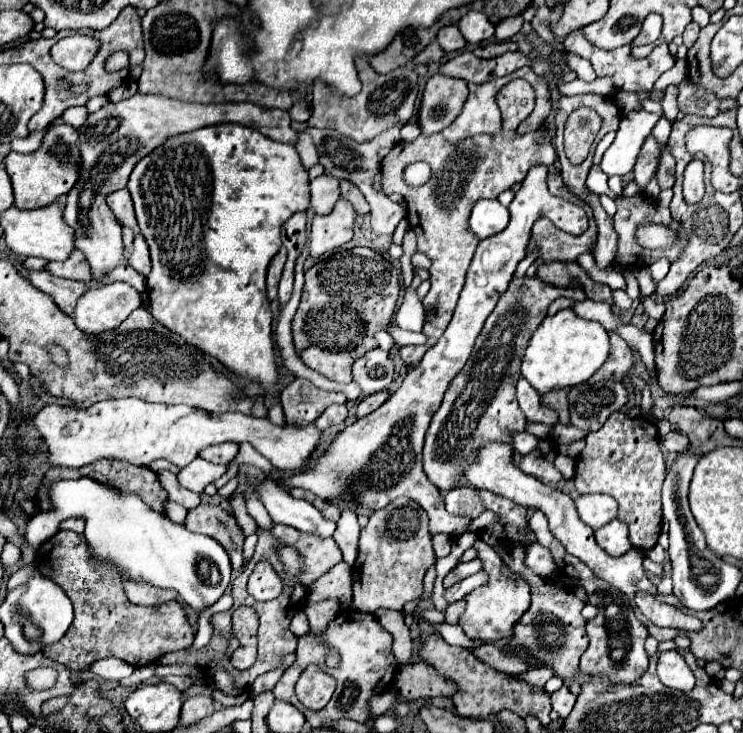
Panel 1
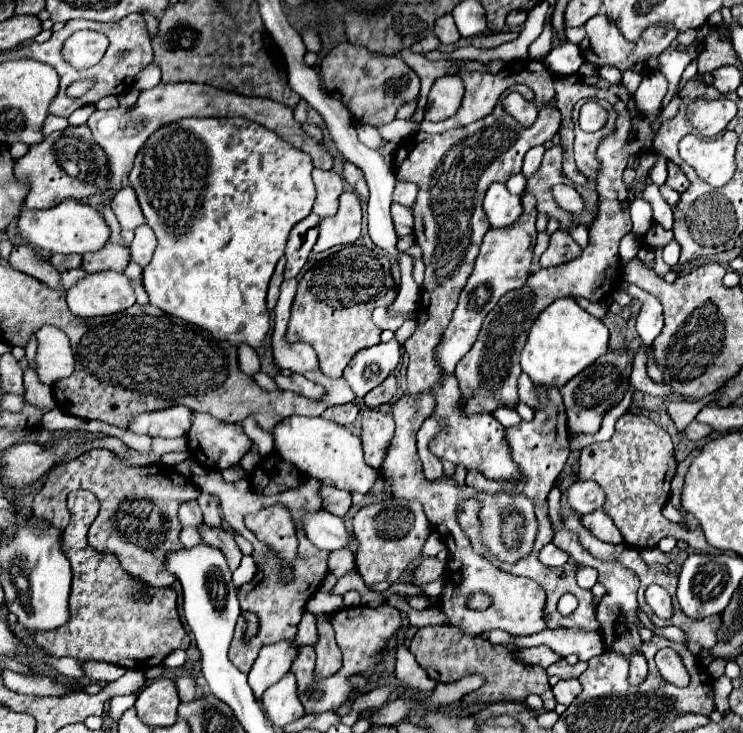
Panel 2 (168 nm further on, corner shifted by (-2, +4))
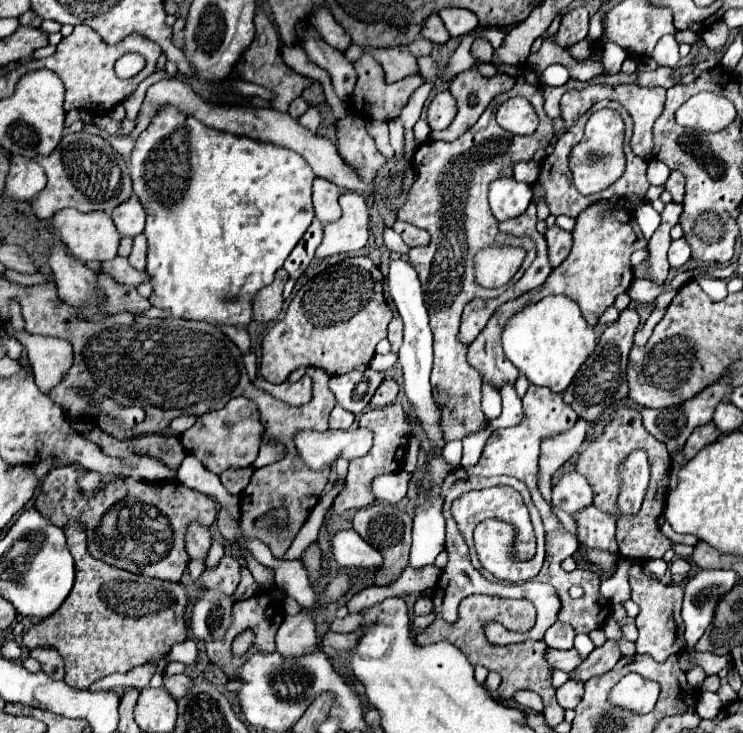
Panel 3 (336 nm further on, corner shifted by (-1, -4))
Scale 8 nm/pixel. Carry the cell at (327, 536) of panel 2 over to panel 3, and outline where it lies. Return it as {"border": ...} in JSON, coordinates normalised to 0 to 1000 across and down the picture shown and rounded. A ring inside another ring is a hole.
{"border":[[[458,724],[447,735],[447,754],[460,774],[511,774],[514,757],[479,724]]]}

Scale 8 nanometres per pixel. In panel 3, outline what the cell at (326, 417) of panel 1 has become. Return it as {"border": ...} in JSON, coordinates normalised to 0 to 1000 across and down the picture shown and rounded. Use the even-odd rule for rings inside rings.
{"border":[[[452,553],[444,563],[444,585],[471,585],[476,577],[476,566]]]}

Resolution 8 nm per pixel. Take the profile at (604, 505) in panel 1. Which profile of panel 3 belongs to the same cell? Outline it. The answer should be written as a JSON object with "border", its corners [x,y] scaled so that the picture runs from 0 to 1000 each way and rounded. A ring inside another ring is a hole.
{"border":[[[759,643],[751,659],[743,664],[743,686],[770,703],[797,689],[797,667],[775,643]]]}

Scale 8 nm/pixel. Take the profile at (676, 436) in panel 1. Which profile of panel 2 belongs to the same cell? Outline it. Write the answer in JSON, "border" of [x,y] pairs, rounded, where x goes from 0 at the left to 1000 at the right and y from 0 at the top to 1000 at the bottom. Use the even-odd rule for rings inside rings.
{"border":[[[930,574],[925,580],[925,585],[919,588],[919,596],[925,596],[927,602],[943,602],[952,593],[957,593],[957,583],[954,580],[946,580],[946,577],[938,577],[938,574]]]}

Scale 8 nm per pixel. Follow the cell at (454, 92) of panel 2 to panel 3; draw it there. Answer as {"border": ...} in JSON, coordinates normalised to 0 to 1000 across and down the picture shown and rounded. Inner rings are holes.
{"border":[[[592,124],[576,146],[576,171],[581,179],[600,176],[614,160],[614,135],[606,124]]]}

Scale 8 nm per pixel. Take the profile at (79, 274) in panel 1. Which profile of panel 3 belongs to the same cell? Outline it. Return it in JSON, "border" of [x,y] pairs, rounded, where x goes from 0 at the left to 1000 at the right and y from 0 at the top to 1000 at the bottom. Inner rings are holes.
{"border":[[[153,351],[153,353],[148,353],[148,356],[140,356],[135,370],[151,375],[159,386],[188,389],[188,386],[202,383],[202,381],[199,381],[199,372],[180,367],[180,364],[172,359],[172,353],[167,353],[167,351]]]}

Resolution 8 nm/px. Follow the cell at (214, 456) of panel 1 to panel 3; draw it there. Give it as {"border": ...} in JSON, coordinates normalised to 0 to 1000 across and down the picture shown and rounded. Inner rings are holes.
{"border":[[[315,542],[307,547],[307,553],[296,561],[285,561],[280,566],[272,566],[261,583],[256,583],[253,588],[245,591],[245,607],[253,618],[258,618],[261,623],[266,623],[272,629],[272,634],[296,648],[299,643],[304,643],[307,637],[334,637],[342,632],[342,626],[347,623],[347,613],[353,604],[353,574],[345,558],[345,550],[339,550],[331,542]],[[326,555],[336,555],[339,566],[334,572],[323,569],[323,558]]]}

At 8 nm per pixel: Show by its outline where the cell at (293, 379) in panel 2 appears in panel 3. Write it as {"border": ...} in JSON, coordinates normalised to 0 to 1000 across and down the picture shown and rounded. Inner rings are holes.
{"border":[[[409,512],[398,523],[382,520],[382,523],[374,523],[374,525],[361,523],[353,514],[345,514],[342,525],[355,531],[358,536],[363,536],[366,542],[388,550],[388,553],[409,553],[409,550],[415,550],[415,544],[420,544],[420,517],[415,512]]]}

